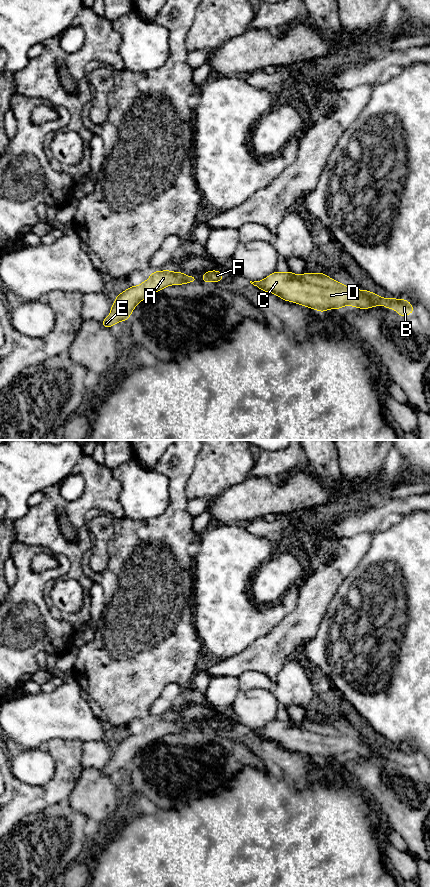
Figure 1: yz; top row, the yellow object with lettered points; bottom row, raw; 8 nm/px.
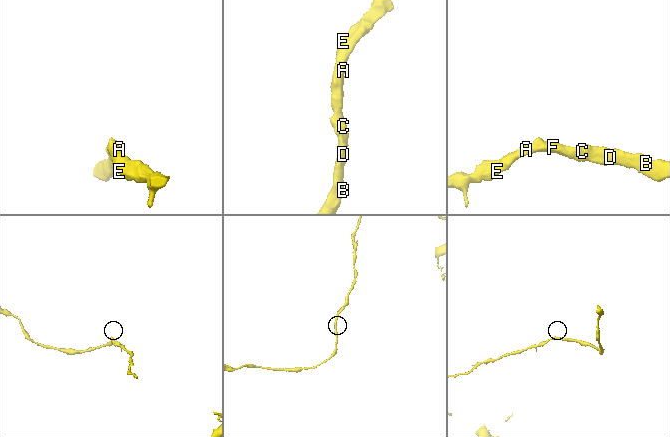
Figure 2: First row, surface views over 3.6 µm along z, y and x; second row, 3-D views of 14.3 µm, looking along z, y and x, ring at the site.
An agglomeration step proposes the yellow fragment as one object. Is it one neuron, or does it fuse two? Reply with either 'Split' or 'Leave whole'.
Leave whole

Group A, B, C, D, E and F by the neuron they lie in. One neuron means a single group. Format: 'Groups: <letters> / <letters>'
Groups: A B C D E F

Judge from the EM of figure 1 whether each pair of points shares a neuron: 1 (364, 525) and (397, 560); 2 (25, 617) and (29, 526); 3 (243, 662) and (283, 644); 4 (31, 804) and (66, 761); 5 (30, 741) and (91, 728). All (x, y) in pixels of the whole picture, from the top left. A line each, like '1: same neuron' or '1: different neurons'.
1: different neurons
2: different neurons
3: same neuron
4: same neuron
5: same neuron

